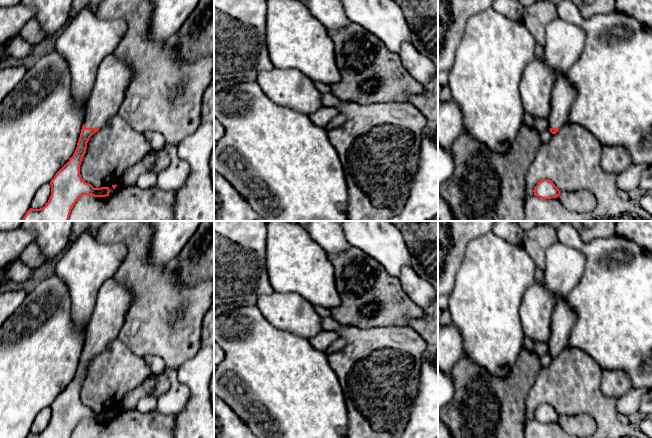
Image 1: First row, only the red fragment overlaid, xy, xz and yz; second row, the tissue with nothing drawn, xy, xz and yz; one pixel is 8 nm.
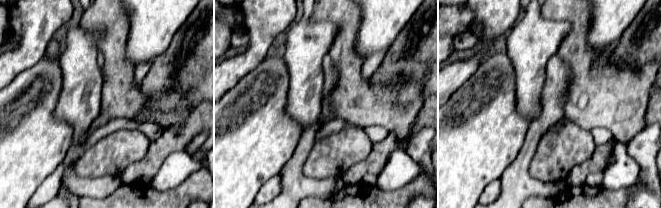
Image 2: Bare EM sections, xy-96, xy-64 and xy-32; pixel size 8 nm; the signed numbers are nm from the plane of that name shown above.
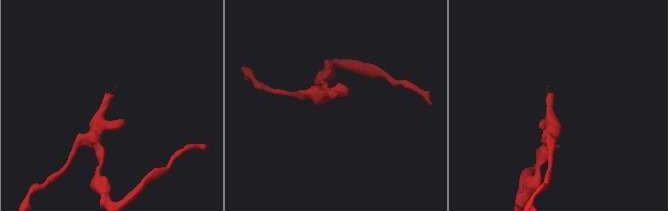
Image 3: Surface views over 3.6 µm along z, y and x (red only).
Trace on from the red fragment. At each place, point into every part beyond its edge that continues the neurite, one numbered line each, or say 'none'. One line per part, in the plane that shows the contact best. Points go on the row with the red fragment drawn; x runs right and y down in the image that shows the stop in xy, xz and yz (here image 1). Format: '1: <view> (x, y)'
1: xy (113, 77)

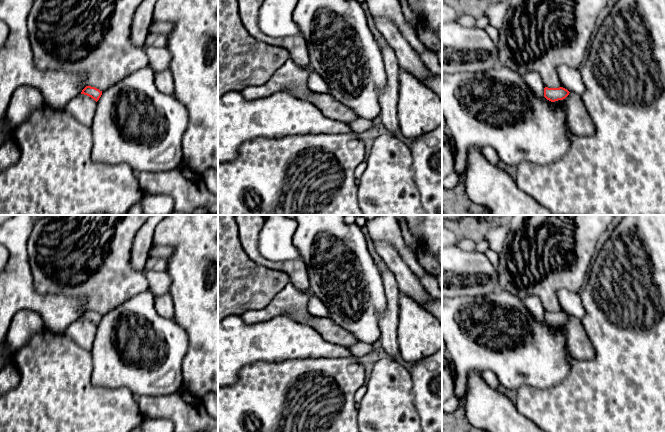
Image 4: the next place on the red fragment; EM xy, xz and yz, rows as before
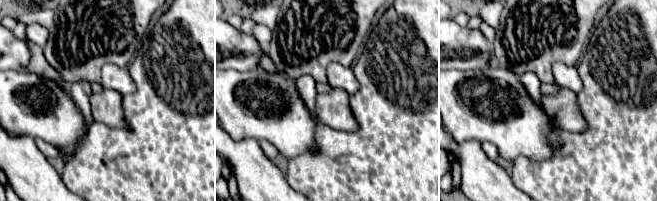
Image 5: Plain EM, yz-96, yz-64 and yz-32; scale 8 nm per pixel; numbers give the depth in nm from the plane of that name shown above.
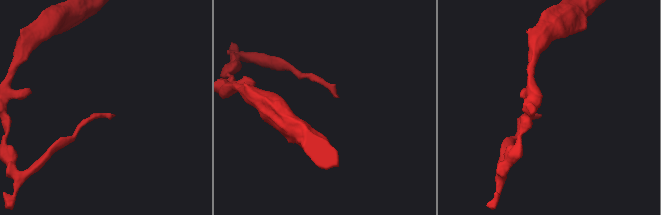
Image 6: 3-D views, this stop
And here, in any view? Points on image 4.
none

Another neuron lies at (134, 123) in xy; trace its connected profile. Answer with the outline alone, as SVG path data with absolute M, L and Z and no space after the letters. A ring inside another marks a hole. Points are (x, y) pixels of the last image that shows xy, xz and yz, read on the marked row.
M150 65L125 77L102 92L96 102L91 125L93 145L91 159L99 164L127 164L133 171L161 172L183 163L182 137L188 126L186 107L174 95L160 92L154 83L155 73Z

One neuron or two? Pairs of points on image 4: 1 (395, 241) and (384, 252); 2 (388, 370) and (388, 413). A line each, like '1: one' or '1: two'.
1: two
2: one

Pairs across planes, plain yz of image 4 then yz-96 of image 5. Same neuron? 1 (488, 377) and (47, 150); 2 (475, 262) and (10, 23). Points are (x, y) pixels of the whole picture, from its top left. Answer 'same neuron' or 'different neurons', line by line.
1: same neuron
2: different neurons

